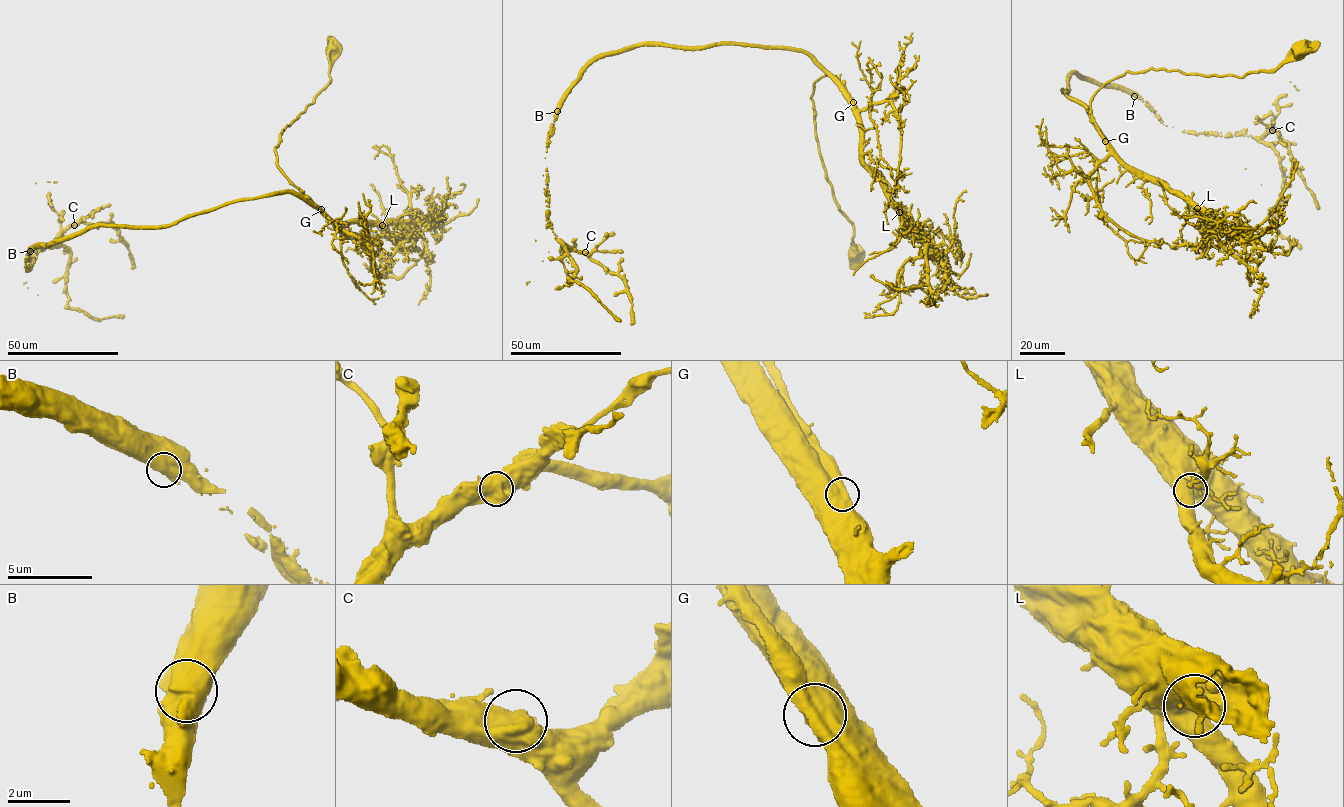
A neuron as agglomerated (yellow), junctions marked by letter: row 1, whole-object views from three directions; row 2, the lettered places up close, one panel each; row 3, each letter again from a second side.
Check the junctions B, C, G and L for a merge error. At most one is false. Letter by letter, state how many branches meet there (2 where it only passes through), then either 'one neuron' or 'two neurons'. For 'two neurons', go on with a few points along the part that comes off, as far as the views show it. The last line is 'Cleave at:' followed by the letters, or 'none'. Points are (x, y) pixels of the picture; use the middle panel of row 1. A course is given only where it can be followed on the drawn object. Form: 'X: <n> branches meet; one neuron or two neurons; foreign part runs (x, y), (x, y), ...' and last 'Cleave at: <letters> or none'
B: 1 branches meet; one neuron
C: 1 branches meet; one neuron
G: 1 branches meet; one neuron
L: 1 branches meet; one neuron
Cleave at: none

